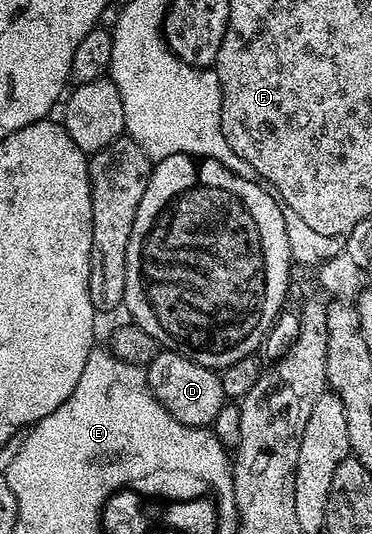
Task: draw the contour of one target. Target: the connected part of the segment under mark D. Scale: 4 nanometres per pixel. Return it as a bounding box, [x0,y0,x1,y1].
[145,349,225,427]

